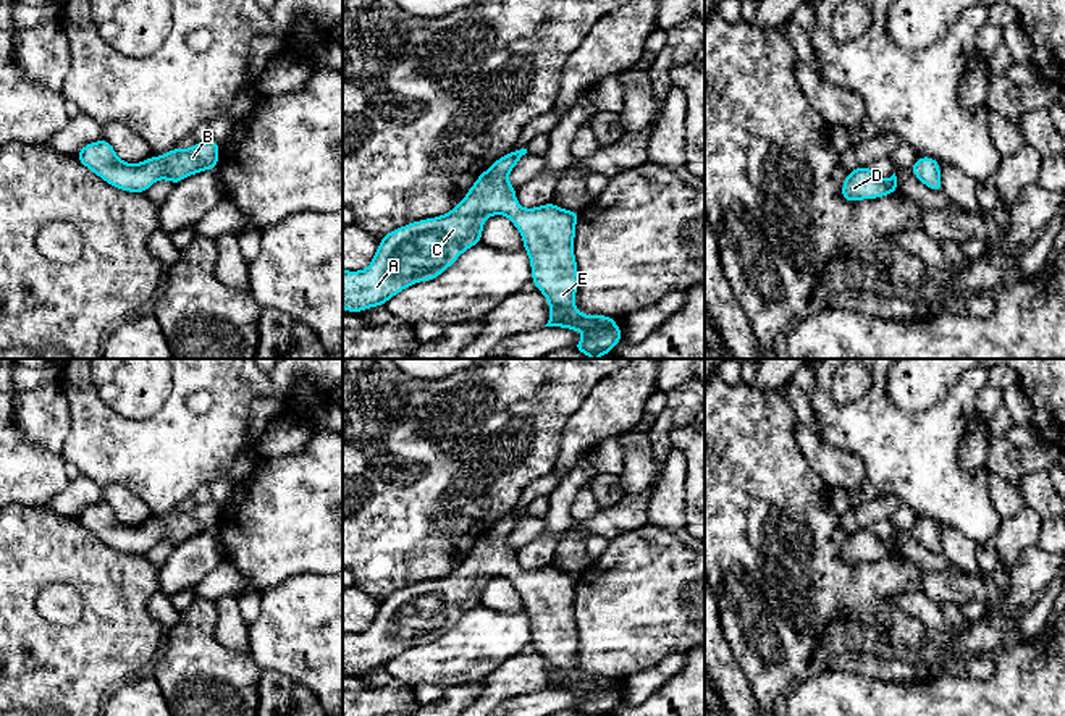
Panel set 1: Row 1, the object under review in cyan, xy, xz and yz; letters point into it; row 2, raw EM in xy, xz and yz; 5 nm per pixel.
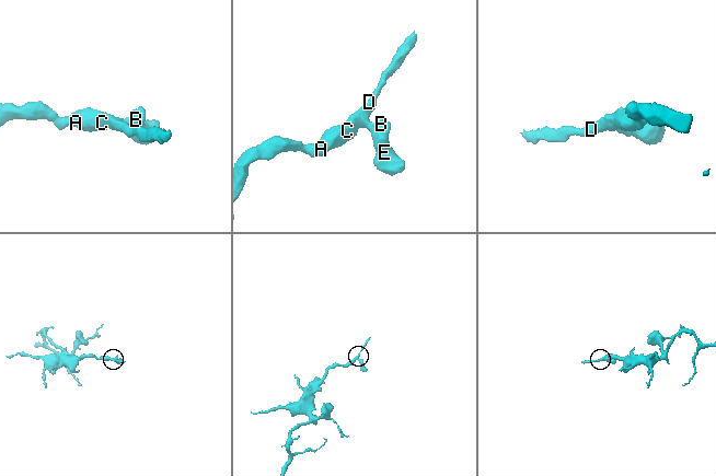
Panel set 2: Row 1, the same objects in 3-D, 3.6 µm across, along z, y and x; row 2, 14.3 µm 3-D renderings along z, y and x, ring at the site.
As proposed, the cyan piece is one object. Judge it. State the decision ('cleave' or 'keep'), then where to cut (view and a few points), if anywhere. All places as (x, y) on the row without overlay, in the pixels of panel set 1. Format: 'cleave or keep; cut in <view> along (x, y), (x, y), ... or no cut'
keep; no cut

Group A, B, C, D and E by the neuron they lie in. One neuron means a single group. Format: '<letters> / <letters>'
A B C D E

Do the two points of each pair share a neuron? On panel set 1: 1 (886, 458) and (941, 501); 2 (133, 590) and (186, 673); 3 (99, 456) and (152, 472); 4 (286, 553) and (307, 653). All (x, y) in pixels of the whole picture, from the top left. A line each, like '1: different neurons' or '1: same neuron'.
1: same neuron
2: different neurons
3: same neuron
4: different neurons

